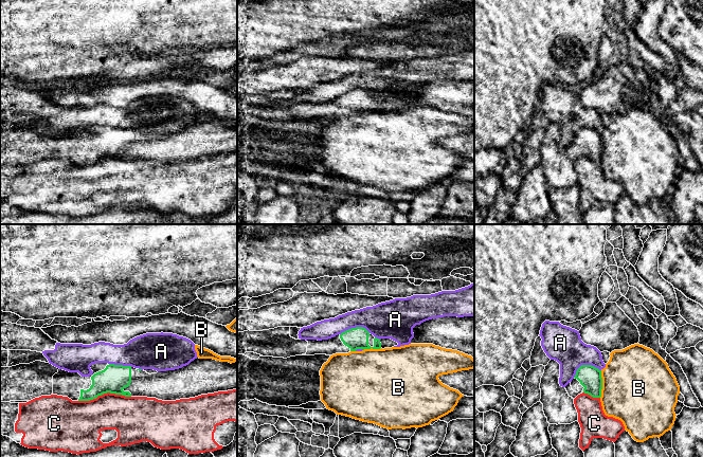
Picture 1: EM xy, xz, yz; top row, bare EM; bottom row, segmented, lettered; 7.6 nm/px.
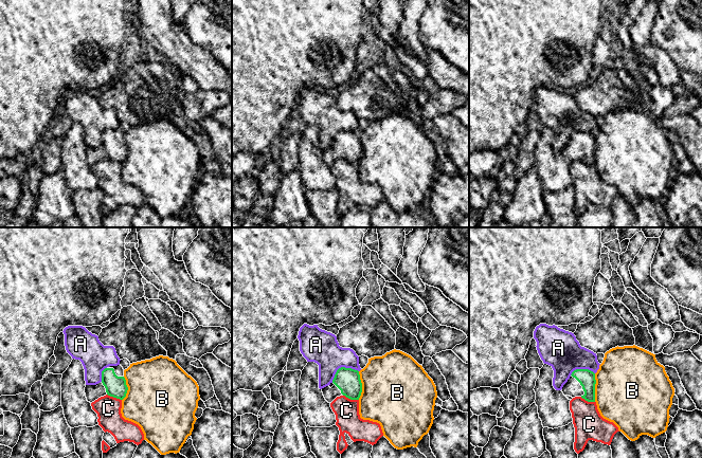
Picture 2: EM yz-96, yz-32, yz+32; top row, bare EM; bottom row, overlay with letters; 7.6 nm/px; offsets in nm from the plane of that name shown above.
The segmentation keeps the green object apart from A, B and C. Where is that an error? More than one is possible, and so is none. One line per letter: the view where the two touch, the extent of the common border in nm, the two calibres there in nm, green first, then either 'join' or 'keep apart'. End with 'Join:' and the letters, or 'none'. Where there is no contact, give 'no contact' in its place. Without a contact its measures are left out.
A: yz | 220 nm | 170/280 nm | keep apart
B: yz | 200 nm | 170/500 nm | keep apart
C: xy | 400 nm | 220/280 nm | keep apart
Join: none

